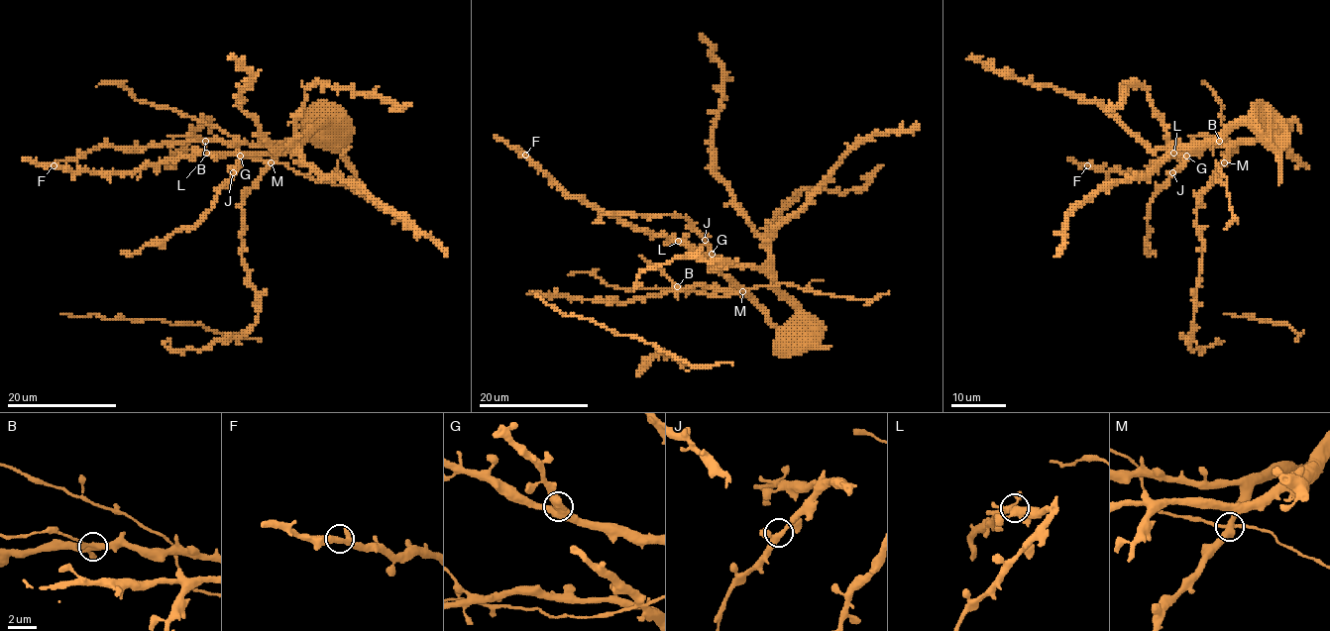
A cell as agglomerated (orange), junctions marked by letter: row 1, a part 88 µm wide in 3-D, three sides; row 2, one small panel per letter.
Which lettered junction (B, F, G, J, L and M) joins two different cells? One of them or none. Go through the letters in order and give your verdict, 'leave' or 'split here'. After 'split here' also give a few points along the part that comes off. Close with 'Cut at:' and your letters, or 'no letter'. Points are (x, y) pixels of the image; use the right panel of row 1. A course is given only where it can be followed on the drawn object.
B: split here; course (1219, 141), (1205, 135), (1187, 135)
F: leave
G: leave
J: leave
L: leave
M: leave
Cut at: B

